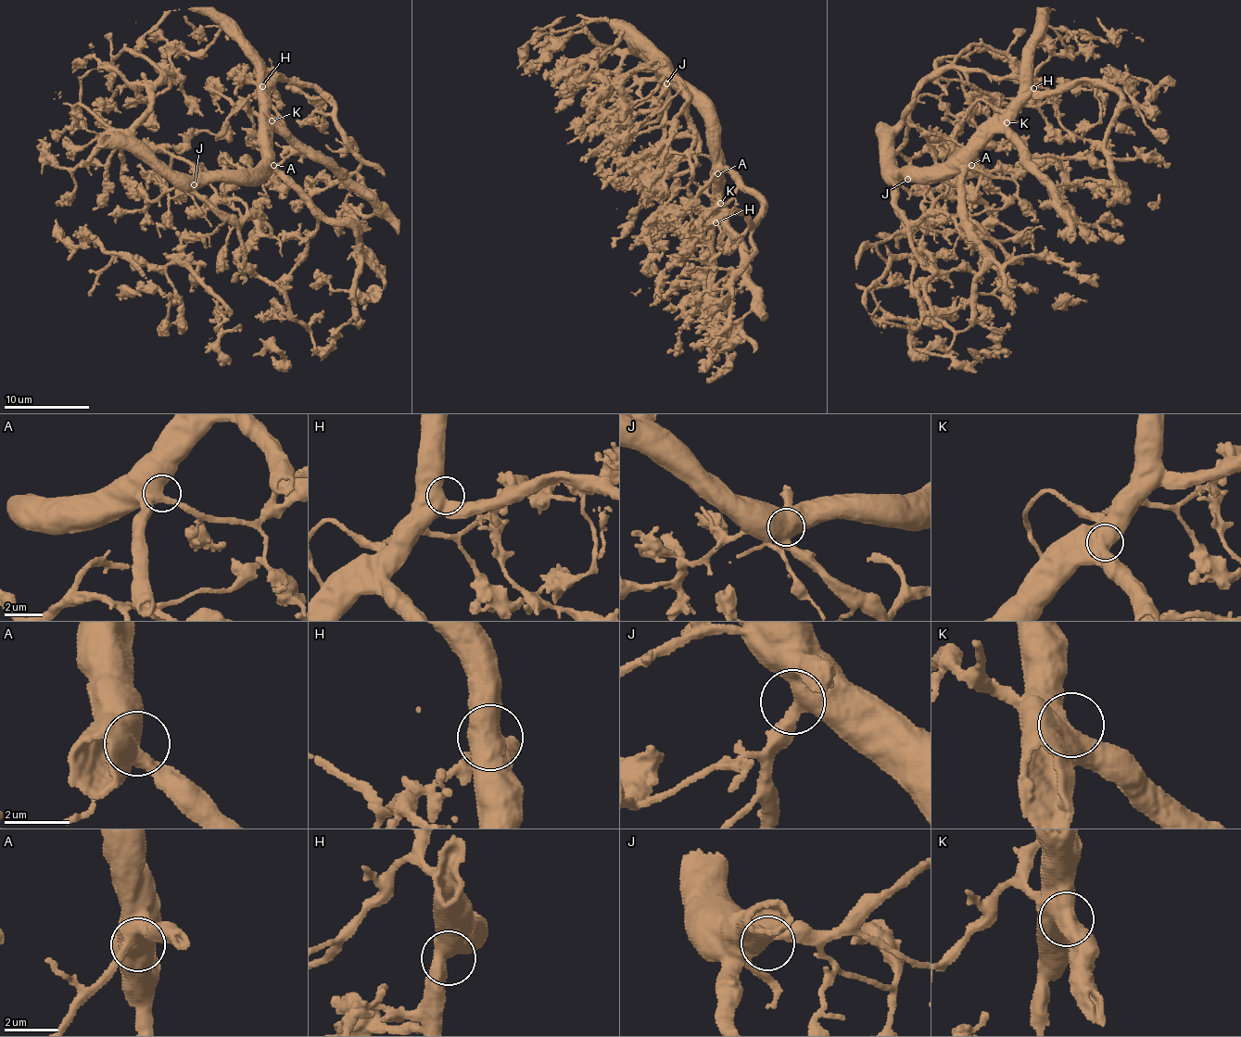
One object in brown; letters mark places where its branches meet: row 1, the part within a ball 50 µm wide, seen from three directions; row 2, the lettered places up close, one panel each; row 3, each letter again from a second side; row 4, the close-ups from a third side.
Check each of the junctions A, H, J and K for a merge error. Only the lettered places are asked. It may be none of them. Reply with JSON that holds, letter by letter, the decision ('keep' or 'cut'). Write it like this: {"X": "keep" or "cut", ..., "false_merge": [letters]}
{"A": "keep", "H": "keep", "J": "keep", "K": "keep", "false_merge": []}

